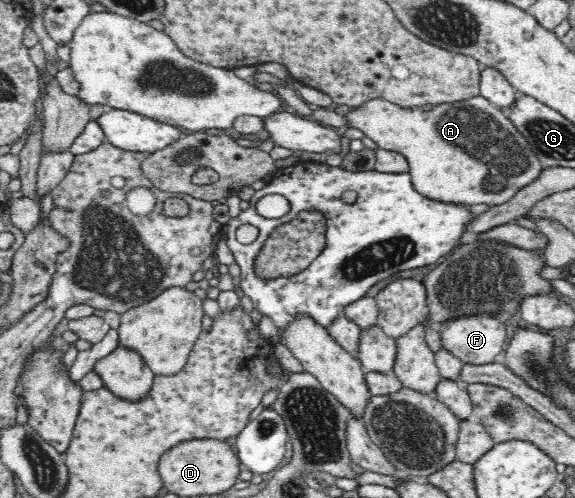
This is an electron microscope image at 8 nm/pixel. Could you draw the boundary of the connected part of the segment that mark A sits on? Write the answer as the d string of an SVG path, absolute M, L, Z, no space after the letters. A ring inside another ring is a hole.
M481 95L462 101L452 103L441 103L433 106L420 106L412 108L403 108L394 103L390 103L382 98L368 100L360 107L355 107L349 112L348 126L356 127L360 131L364 132L366 137L370 137L372 141L376 142L376 145L380 149L388 149L390 151L397 151L406 157L409 163L409 172L414 189L421 193L424 197L430 199L437 199L438 202L445 202L450 204L464 204L466 206L486 204L489 206L496 206L506 203L509 199L512 199L513 195L516 195L523 187L526 187L529 183L532 183L541 174L544 169L541 159L532 151L531 145L528 140L516 130L516 126L512 124L505 111L501 110L498 106L488 101Z

